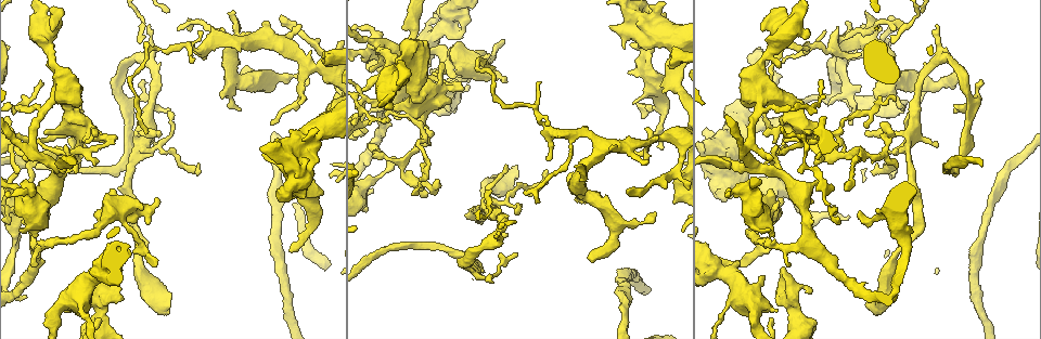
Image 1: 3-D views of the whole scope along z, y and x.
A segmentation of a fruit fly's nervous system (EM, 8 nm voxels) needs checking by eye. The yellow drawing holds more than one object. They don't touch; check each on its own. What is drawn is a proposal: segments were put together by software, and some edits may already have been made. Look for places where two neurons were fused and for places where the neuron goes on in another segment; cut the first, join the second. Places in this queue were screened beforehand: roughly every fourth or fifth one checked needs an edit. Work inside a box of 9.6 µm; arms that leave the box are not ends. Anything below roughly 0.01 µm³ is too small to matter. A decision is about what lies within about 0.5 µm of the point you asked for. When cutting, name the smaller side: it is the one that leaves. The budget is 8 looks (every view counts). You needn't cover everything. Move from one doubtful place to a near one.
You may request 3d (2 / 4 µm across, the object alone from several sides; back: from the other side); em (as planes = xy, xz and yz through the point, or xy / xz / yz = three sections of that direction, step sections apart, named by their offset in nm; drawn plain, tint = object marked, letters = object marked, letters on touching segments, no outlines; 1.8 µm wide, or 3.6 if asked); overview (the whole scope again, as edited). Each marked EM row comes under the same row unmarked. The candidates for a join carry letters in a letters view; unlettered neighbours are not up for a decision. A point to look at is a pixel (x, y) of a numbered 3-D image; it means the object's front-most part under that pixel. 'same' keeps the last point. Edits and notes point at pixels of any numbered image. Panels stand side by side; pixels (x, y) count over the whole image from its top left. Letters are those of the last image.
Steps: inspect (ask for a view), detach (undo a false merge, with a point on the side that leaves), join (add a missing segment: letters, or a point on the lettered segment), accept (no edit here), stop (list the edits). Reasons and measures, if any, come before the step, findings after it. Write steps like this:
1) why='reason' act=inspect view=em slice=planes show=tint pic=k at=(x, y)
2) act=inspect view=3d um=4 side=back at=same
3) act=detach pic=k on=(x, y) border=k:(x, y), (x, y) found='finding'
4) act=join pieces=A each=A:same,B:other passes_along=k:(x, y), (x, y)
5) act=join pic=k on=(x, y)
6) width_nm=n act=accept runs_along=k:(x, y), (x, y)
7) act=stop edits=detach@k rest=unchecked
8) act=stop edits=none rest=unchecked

why='small branch off a trunk' act=inspect view=em slice=yz step=8 show=tint pic=1 at=(141, 147)

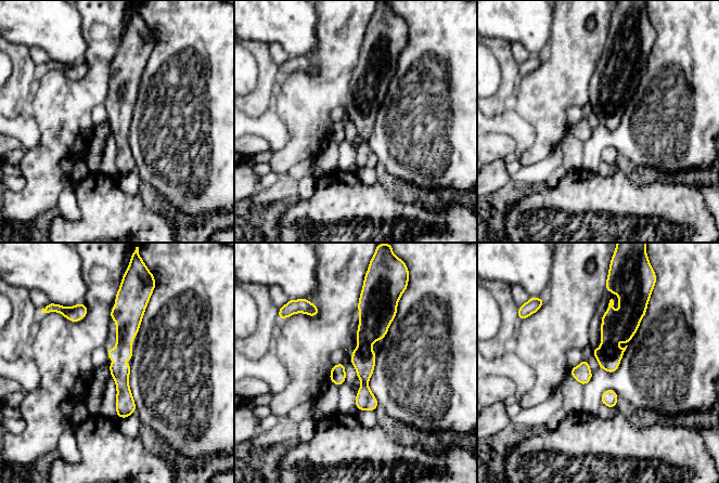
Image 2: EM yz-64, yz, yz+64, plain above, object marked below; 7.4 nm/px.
why='another direction' act=inspect view=em slice=xy step=8 show=letters at=same

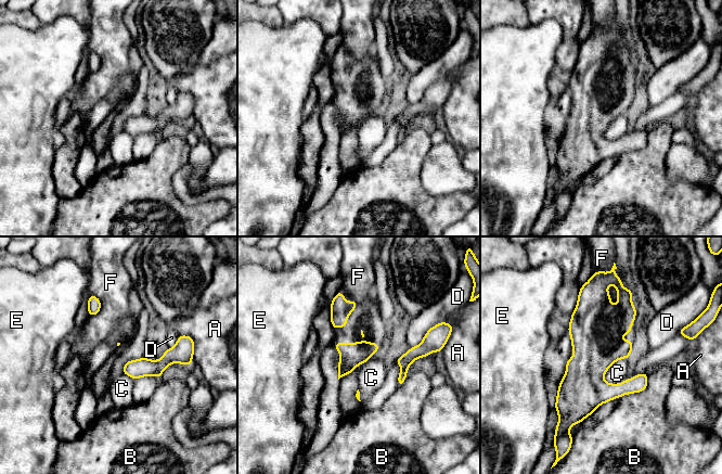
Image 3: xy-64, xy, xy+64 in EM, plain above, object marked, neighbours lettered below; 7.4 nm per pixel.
act=accept each=A:other,B:other,C:other,D:other,E:other,F:other runs_along=3:(179, 344), (159, 366), (126, 371) found='continuous, no second neuron'

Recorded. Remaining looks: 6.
why='abrupt turn' act=inspect view=3d um=2 pic=1 at=(712, 266)

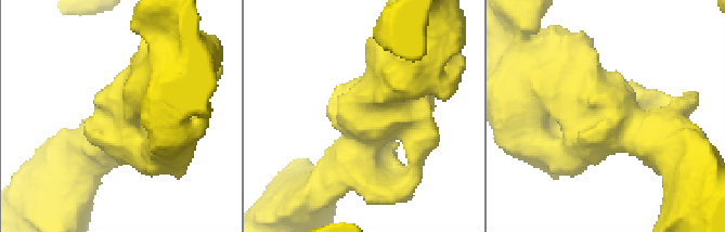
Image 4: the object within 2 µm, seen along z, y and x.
why='shape alone is not enough' act=inspect view=em slice=planes show=letters pic=4 at=(612, 117)

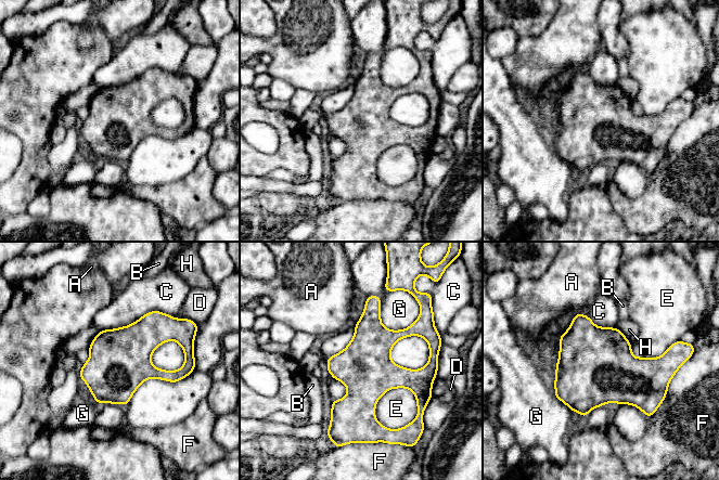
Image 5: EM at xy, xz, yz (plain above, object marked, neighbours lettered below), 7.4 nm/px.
act=accept each=A:other,B:other,C:other,D:other,E:other,F:other,G:other,H:other border=5:(178, 318), (149, 311), (101, 332) found='continuous, no second neuron'

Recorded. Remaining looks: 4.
why='sharp bend' act=inspect view=3d um=4 pic=1 at=(981, 99)

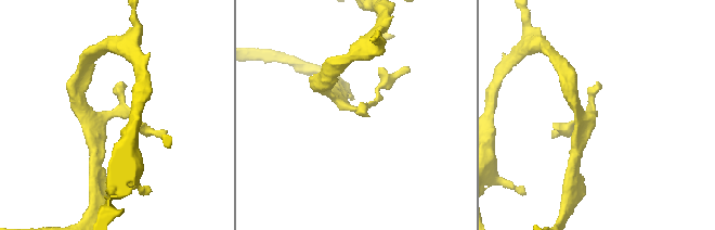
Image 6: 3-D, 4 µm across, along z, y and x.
why='now the EM' act=inspect view=em slice=planes show=letters pic=6 at=(369, 107)

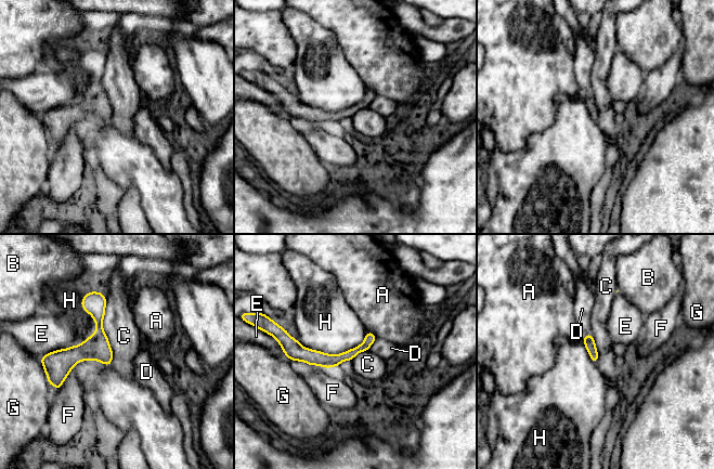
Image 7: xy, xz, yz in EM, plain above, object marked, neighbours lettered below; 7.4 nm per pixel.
width_nm=80 act=accept each=A:other,B:other,C:other,D:other,E:other,F:other,G:other,H:other found='all the same neuron'

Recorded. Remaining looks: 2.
act=stop edits=none rest=unchecked

